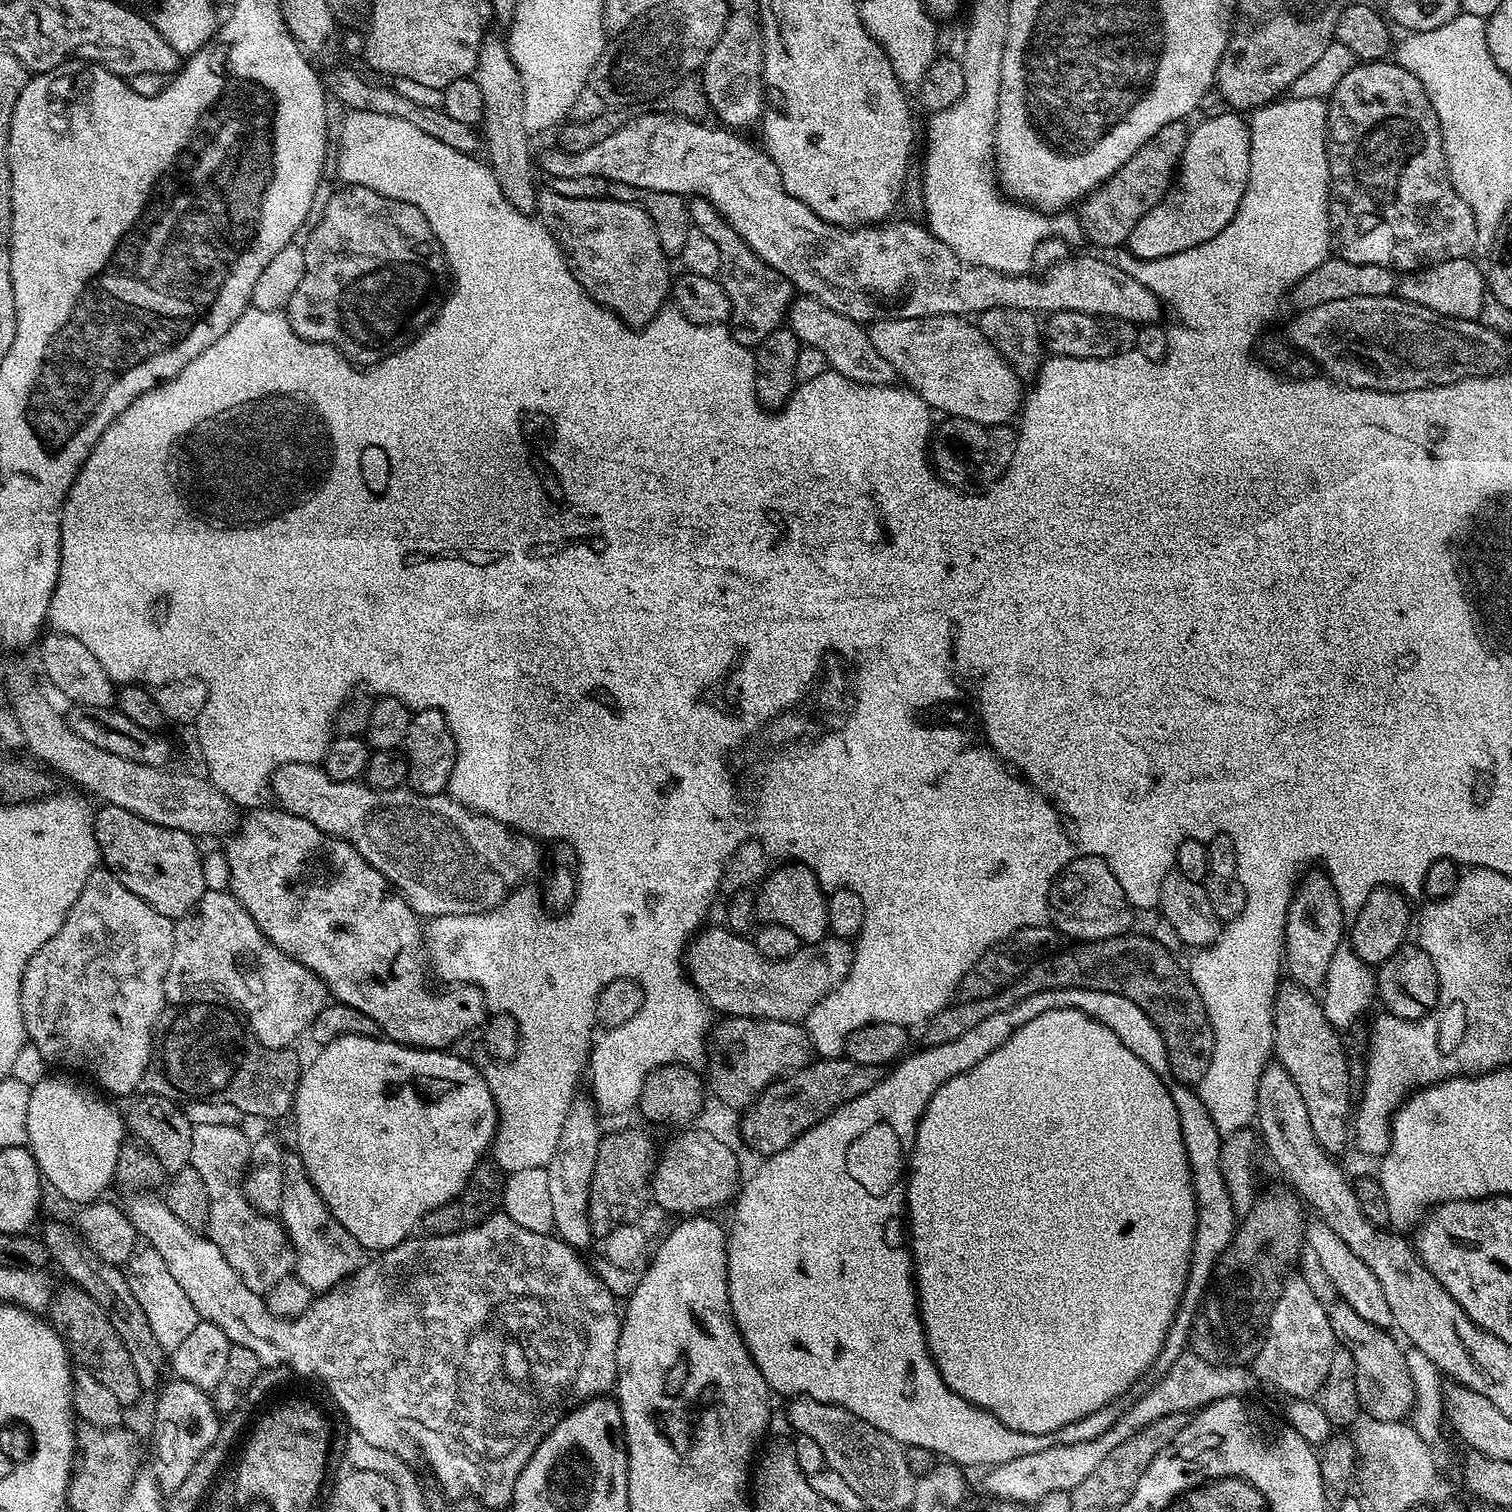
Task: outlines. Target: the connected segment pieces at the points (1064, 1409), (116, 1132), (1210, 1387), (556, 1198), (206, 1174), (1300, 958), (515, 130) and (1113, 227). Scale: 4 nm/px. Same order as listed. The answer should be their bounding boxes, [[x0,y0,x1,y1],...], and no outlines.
[[906,1008,1196,1437],[26,1074,126,1206],[983,1350,1258,1506],[547,1096,602,1250],[190,1125,296,1293],[1284,870,1346,990],[474,34,538,214],[1078,121,1189,248]]

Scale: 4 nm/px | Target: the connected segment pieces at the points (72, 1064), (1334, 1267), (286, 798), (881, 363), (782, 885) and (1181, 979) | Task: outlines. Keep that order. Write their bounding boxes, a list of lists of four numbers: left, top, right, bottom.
[[20,866,175,1097],[1306,1220,1393,1330],[270,762,540,918],[786,295,898,384],[756,862,829,944],[923,934,1214,1086]]

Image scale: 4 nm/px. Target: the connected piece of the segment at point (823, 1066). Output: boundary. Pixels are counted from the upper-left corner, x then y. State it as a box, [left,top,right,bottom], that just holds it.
[740,1058,882,1158]

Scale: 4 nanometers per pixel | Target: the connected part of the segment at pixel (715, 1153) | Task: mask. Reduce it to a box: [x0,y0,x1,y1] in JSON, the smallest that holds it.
[650,1128,742,1218]

